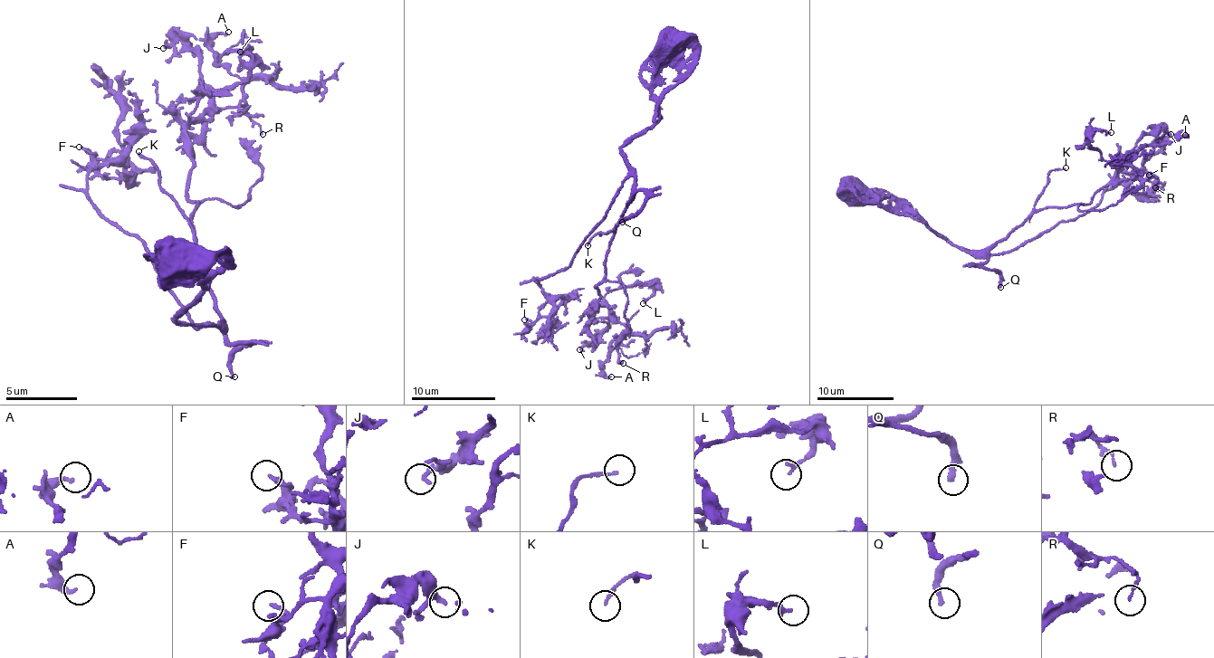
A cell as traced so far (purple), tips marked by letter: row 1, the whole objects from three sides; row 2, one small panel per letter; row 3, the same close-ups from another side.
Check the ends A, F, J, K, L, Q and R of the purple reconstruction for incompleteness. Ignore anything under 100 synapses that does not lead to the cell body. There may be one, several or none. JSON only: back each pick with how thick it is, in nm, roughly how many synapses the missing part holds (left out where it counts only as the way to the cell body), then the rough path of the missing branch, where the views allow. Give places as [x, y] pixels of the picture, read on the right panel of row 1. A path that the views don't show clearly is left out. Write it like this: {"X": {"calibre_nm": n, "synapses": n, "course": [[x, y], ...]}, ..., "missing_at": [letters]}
{"K": {"calibre_nm": 130, "synapses": 130, "course": [[1065, 167], [1078, 161], [1074, 144], [1112, 121], [1118, 101], [1116, 88], [1104, 78], [1087, 83], [1090, 91]]}, "missing_at": ["K"]}

